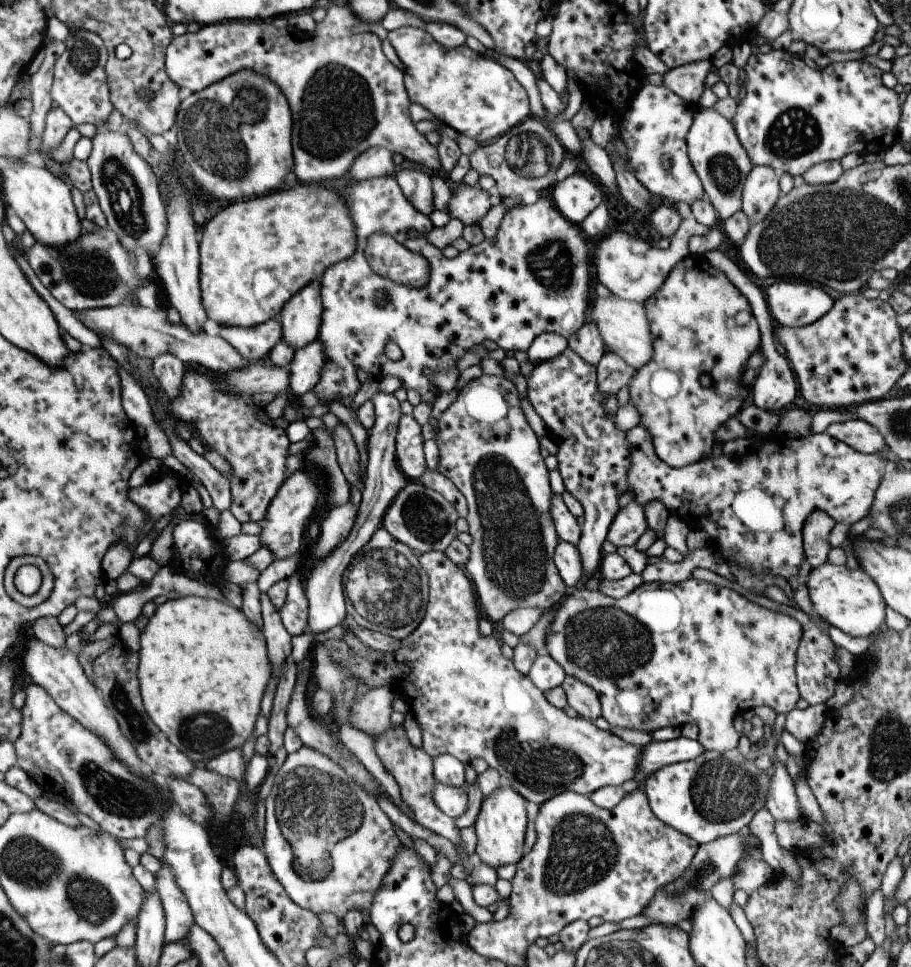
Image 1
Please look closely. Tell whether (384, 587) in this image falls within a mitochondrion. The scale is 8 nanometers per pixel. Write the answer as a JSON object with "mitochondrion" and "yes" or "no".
{"mitochondrion":"yes"}

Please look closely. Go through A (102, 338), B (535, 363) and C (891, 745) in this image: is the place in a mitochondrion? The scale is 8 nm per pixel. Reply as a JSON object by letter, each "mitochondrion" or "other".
{"A":"other","B":"other","C":"mitochondrion"}

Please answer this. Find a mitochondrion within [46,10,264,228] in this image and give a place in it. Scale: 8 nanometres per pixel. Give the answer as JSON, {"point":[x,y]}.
{"point":[84,54]}

